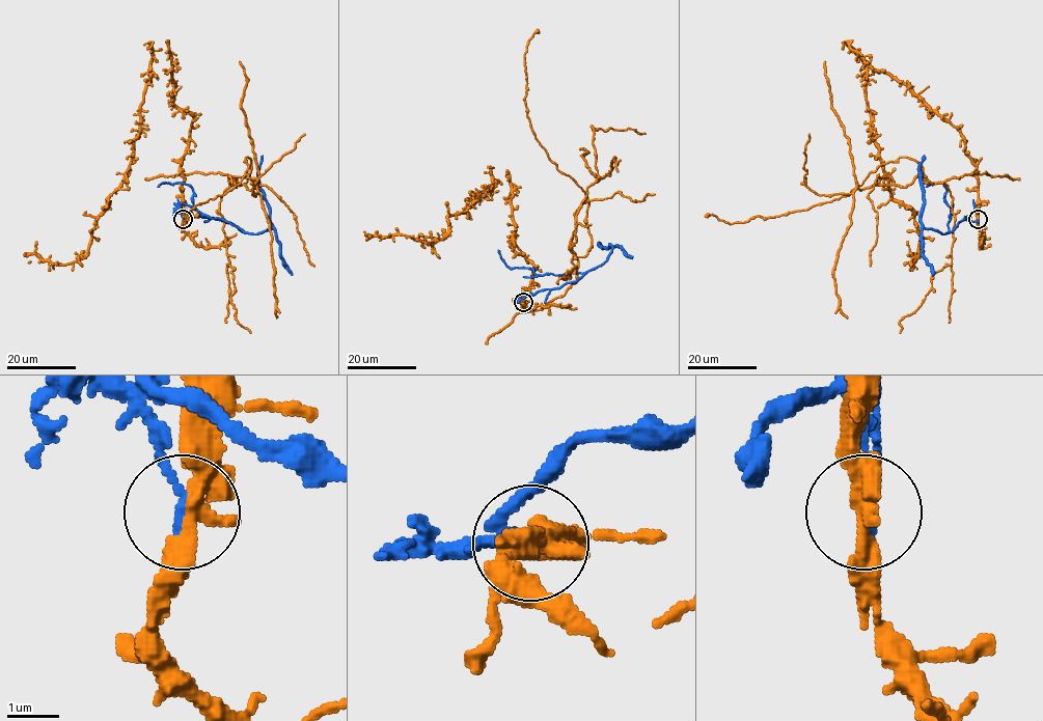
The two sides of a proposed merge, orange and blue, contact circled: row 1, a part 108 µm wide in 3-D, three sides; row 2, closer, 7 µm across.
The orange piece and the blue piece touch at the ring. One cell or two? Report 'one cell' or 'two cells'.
two cells

